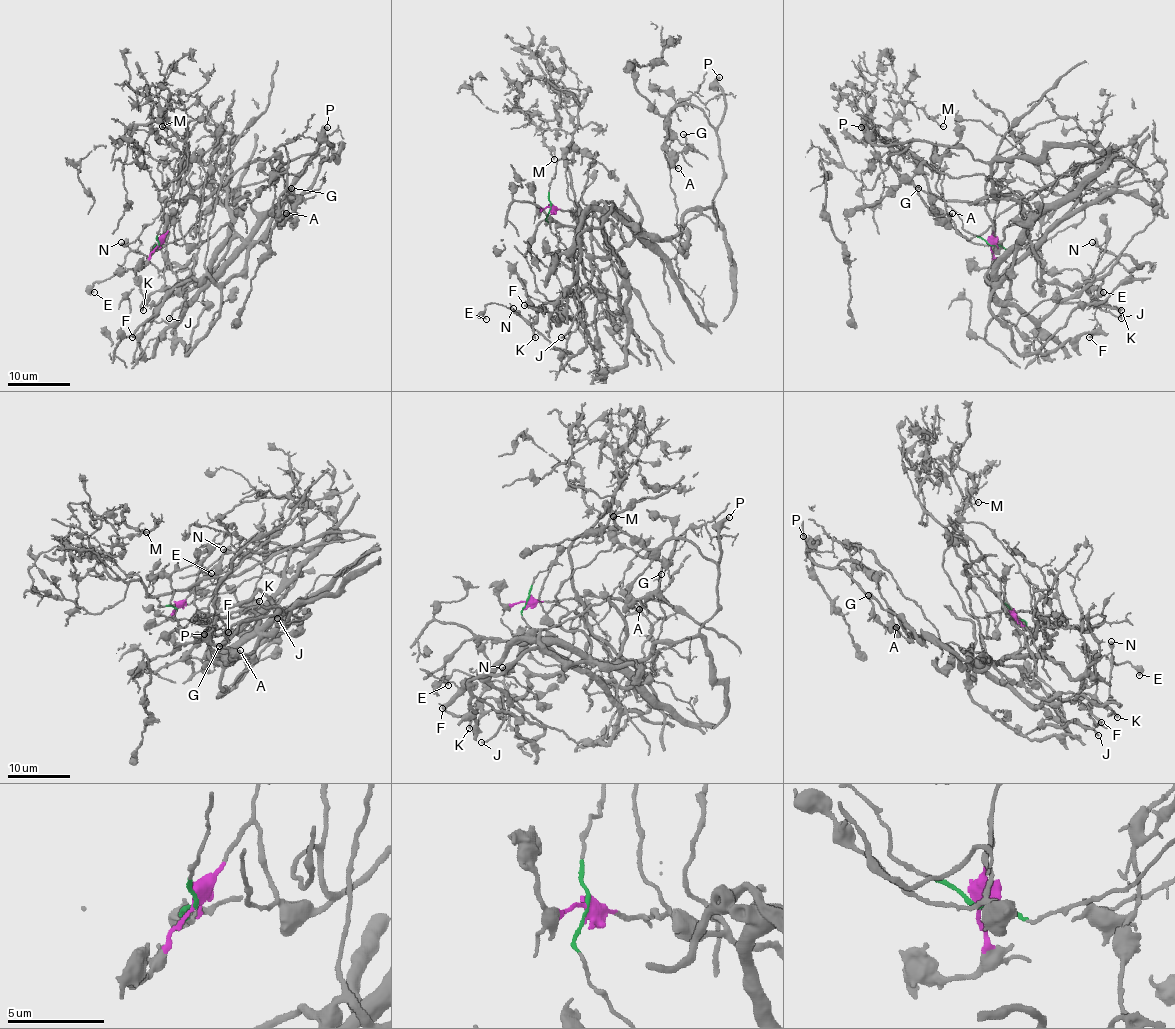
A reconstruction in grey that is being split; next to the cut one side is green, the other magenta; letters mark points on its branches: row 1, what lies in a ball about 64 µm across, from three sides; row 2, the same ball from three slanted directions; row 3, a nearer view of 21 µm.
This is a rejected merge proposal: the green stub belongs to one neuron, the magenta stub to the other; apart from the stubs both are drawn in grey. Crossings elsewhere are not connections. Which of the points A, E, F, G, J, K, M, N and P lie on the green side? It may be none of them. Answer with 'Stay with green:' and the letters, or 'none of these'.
Stay with green: M

